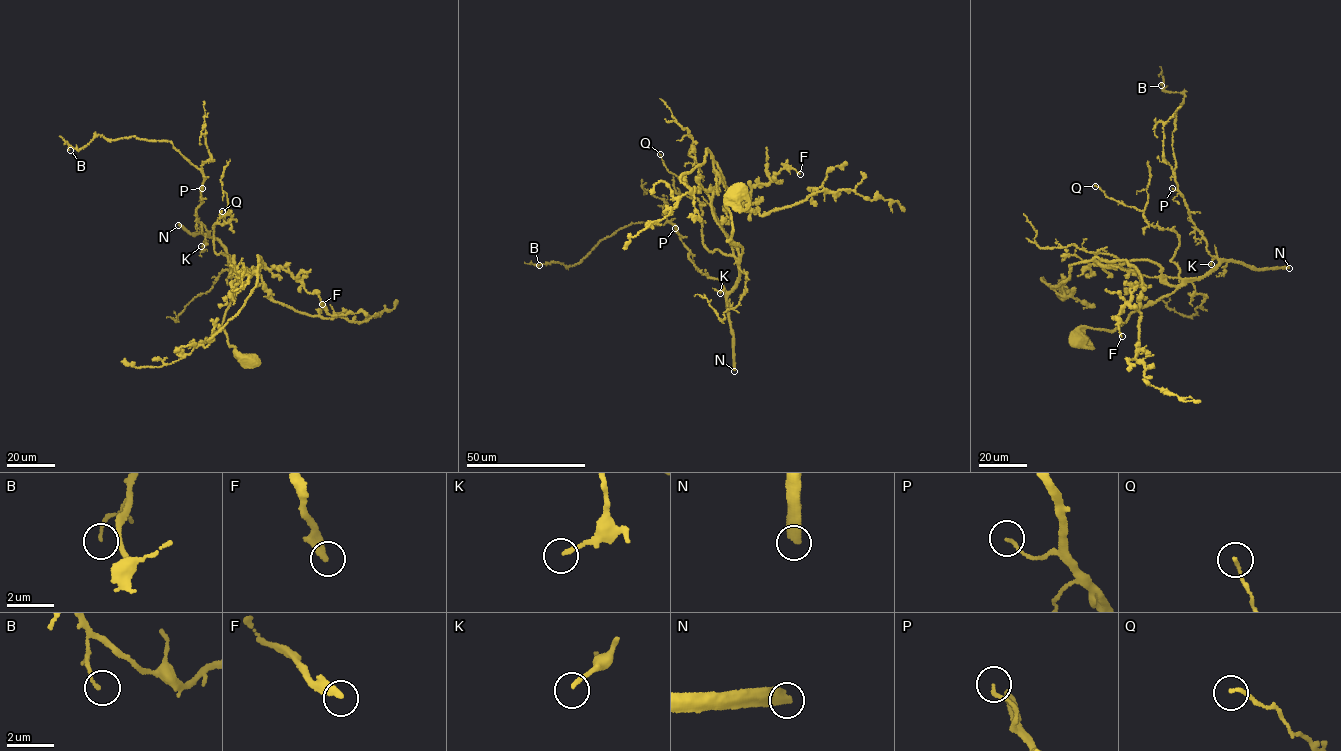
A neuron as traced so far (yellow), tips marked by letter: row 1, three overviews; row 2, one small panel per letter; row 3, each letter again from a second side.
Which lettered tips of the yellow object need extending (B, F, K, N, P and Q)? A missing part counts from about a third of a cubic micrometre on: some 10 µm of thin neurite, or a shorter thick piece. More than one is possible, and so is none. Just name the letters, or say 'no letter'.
K, N

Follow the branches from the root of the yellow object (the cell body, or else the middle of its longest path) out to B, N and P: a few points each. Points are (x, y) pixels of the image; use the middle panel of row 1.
B: (735, 194), (727, 240), (743, 251), (728, 291), (667, 221), (632, 222), (571, 266), (539, 265)
N: (735, 194), (725, 205), (732, 225), (731, 238), (727, 240), (743, 248), (739, 281), (727, 301), (734, 371)
P: (735, 194), (725, 205), (732, 225), (727, 240), (743, 251), (739, 281), (731, 290), (696, 267), (675, 228)

